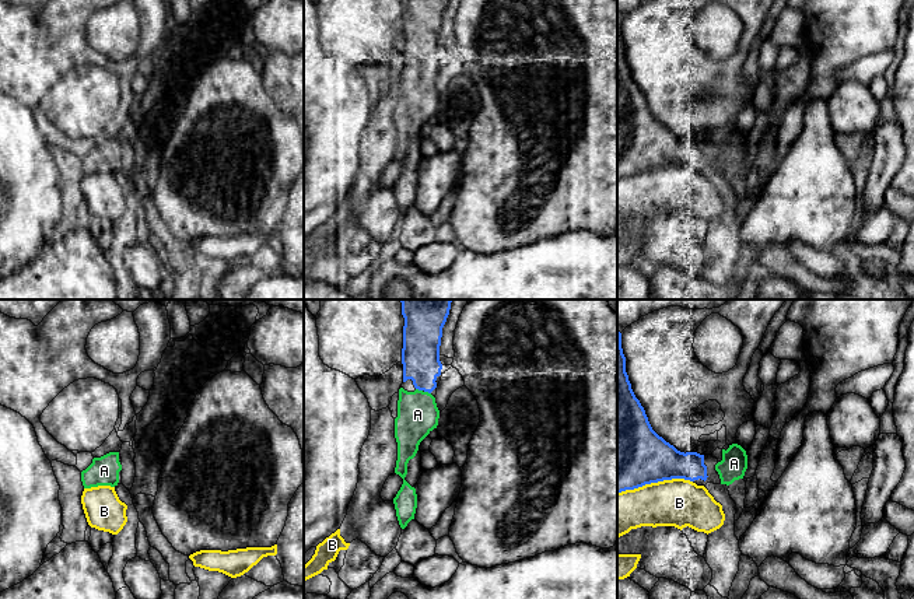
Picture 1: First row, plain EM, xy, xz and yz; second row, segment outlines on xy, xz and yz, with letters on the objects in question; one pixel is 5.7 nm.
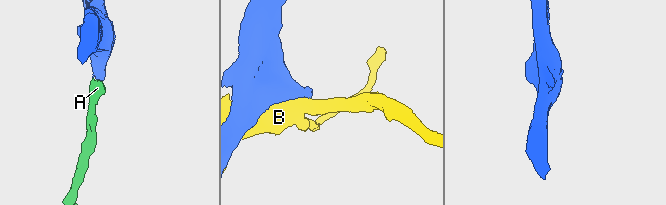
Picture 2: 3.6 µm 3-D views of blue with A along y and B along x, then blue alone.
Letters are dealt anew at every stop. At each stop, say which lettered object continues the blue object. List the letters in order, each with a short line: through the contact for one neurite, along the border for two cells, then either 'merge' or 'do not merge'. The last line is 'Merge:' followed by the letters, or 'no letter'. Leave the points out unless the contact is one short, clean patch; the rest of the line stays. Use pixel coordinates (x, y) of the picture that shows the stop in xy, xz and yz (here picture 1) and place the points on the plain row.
A: merge
B: do not merge
Merge: A

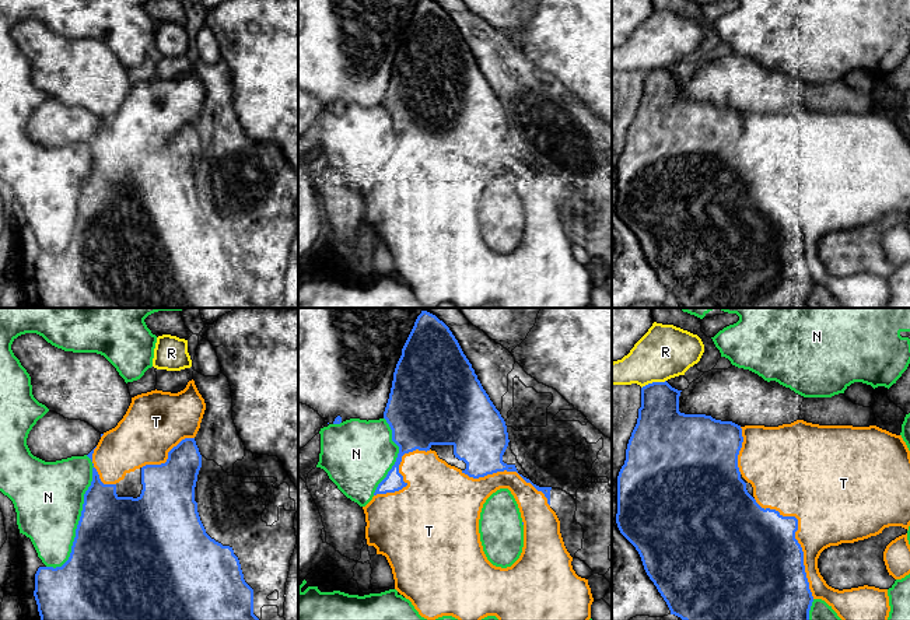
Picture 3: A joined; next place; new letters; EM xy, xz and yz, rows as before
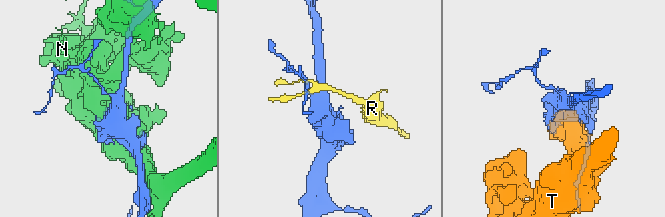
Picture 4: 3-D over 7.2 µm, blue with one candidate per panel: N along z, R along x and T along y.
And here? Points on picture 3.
N: do not merge
R: do not merge
T: do not merge
Merge: no letter

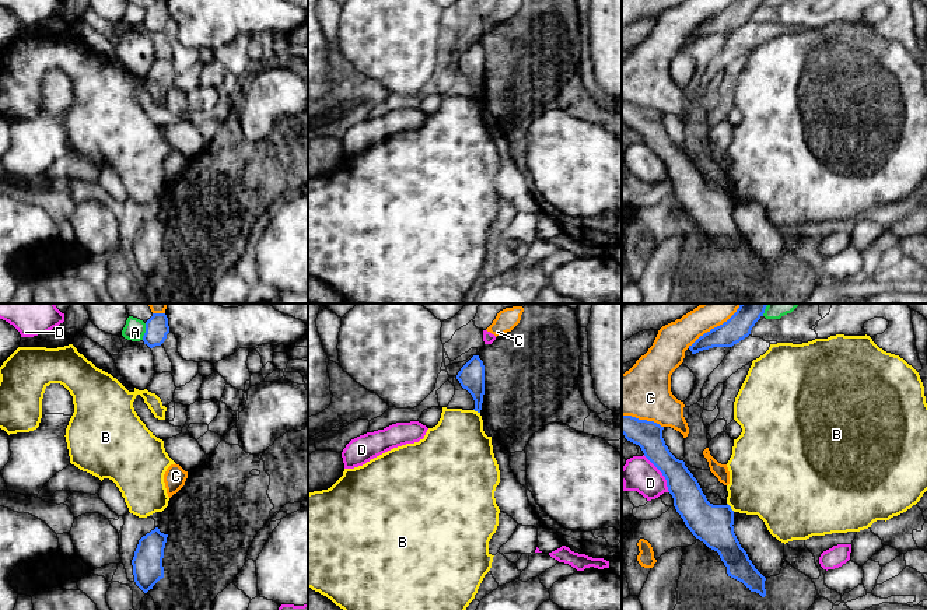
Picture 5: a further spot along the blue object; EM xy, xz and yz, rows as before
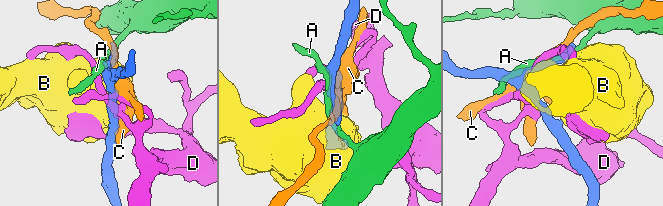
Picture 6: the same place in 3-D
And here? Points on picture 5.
A: do not merge
B: line yz (727, 189), (734, 197); do not merge
C: do not merge
D: line yz (643, 142), (661, 160), (670, 178); do not merge
Merge: no letter

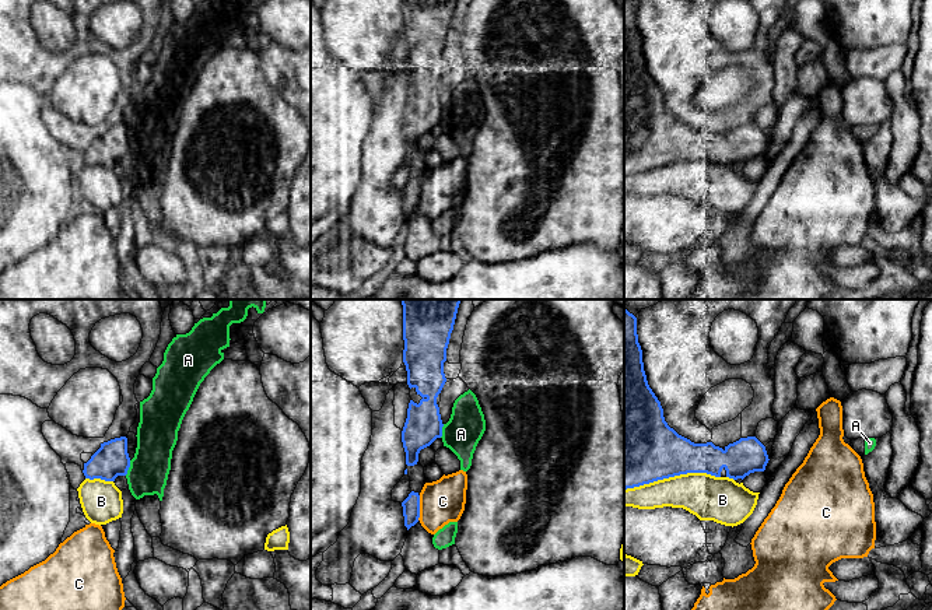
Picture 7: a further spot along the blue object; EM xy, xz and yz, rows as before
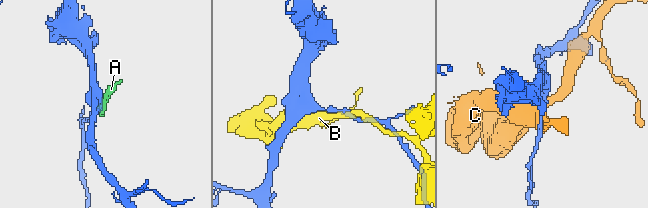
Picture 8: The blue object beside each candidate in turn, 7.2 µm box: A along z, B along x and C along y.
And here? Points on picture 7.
A: line xy (130, 147), (125, 161); do not merge
B: do not merge
C: do not merge
Merge: no letter

